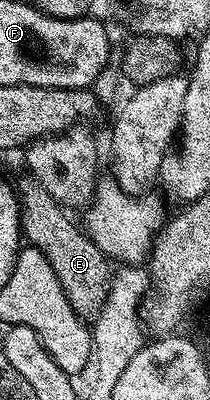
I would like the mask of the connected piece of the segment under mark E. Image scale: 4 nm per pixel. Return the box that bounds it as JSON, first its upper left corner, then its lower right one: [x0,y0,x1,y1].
[16,175,112,318]

